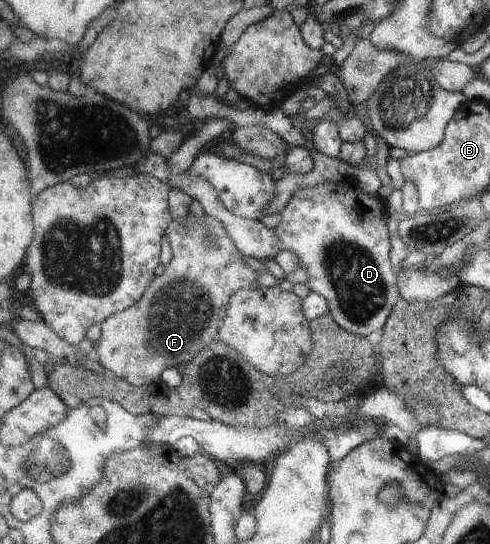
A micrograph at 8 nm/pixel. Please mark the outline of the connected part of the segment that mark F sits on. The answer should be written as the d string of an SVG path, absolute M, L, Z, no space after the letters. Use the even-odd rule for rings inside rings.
M189 211L189 217L185 217L185 219L181 219L181 221L175 219L171 222L171 225L167 228L166 236L171 245L173 258L167 265L165 265L163 274L156 276L155 279L153 279L150 289L147 289L147 293L143 295L139 300L139 303L136 303L133 307L130 307L125 311L112 315L110 318L107 318L107 321L104 321L101 324L102 336L97 343L98 362L105 368L105 370L115 376L127 380L131 385L138 388L149 387L154 383L159 383L166 369L184 369L187 365L191 365L197 357L205 355L207 347L211 347L211 343L220 340L221 327L223 327L223 323L225 323L225 319L227 319L227 307L229 307L231 297L233 297L239 290L251 288L257 289L260 287L259 283L257 283L257 279L259 279L259 271L254 271L247 265L247 263L245 263L245 261L243 261L243 256L245 255L239 251L239 248L230 237L229 231L225 229L225 225L223 225L221 221L217 221L215 217L205 215L203 218L197 218L193 212ZM213 237L217 239L217 245L211 249L209 239L213 239Z

